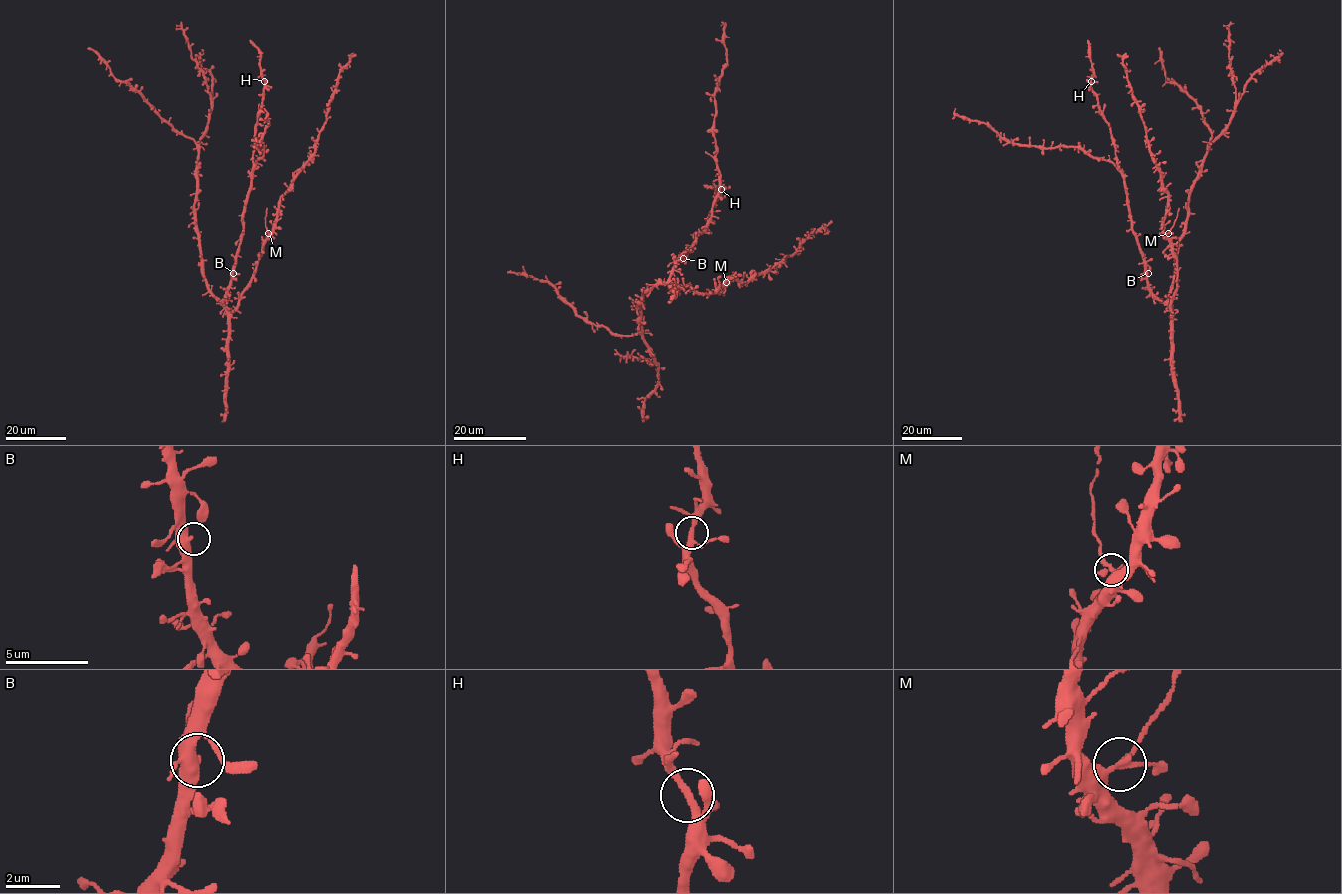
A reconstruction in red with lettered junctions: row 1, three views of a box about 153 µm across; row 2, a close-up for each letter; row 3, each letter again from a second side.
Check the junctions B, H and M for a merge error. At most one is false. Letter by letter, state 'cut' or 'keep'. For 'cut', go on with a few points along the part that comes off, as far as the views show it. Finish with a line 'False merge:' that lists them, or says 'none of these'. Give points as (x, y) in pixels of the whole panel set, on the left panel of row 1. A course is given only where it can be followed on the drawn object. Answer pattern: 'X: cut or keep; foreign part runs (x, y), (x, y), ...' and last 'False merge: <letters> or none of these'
B: keep
H: keep
M: cut; foreign part runs (268, 233), (265, 218), (267, 208)
False merge: M

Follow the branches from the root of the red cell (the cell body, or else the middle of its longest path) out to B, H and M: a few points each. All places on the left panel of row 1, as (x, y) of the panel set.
B: (222, 300), (233, 273)
H: (222, 300), (229, 286), (243, 230), (245, 200), (253, 168), (255, 124), (262, 105), (264, 81)
M: (222, 300), (222, 304), (230, 312), (235, 308), (255, 270), (268, 233)

